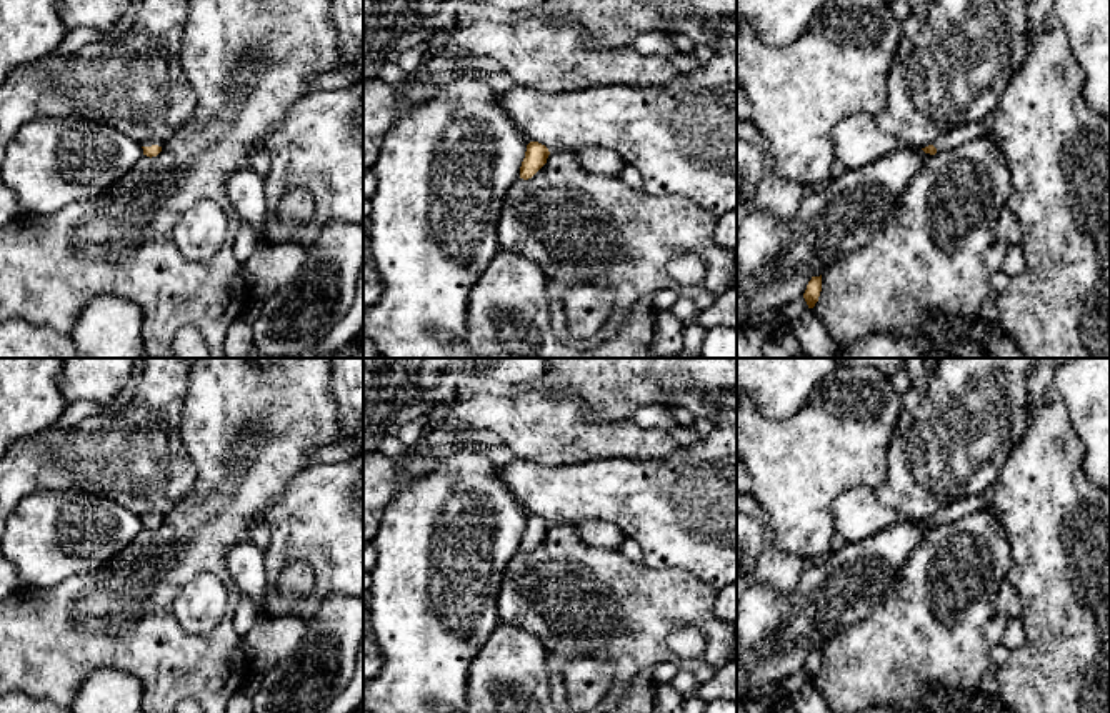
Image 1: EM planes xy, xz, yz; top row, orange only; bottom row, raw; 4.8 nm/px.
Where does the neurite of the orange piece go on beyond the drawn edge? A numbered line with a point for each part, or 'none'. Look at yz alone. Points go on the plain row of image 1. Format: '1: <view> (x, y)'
1: yz (964, 507)

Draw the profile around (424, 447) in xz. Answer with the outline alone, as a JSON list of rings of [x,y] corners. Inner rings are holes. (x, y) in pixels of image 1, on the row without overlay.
[[[422,435],[422,438],[412,445],[412,446],[407,446],[405,453],[398,456],[398,460],[407,460],[407,458],[417,458],[417,456],[422,456],[422,455],[430,455],[432,451],[432,445],[428,441],[428,436]]]

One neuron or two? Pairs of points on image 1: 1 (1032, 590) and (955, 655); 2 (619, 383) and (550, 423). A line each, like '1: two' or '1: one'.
1: two
2: two

